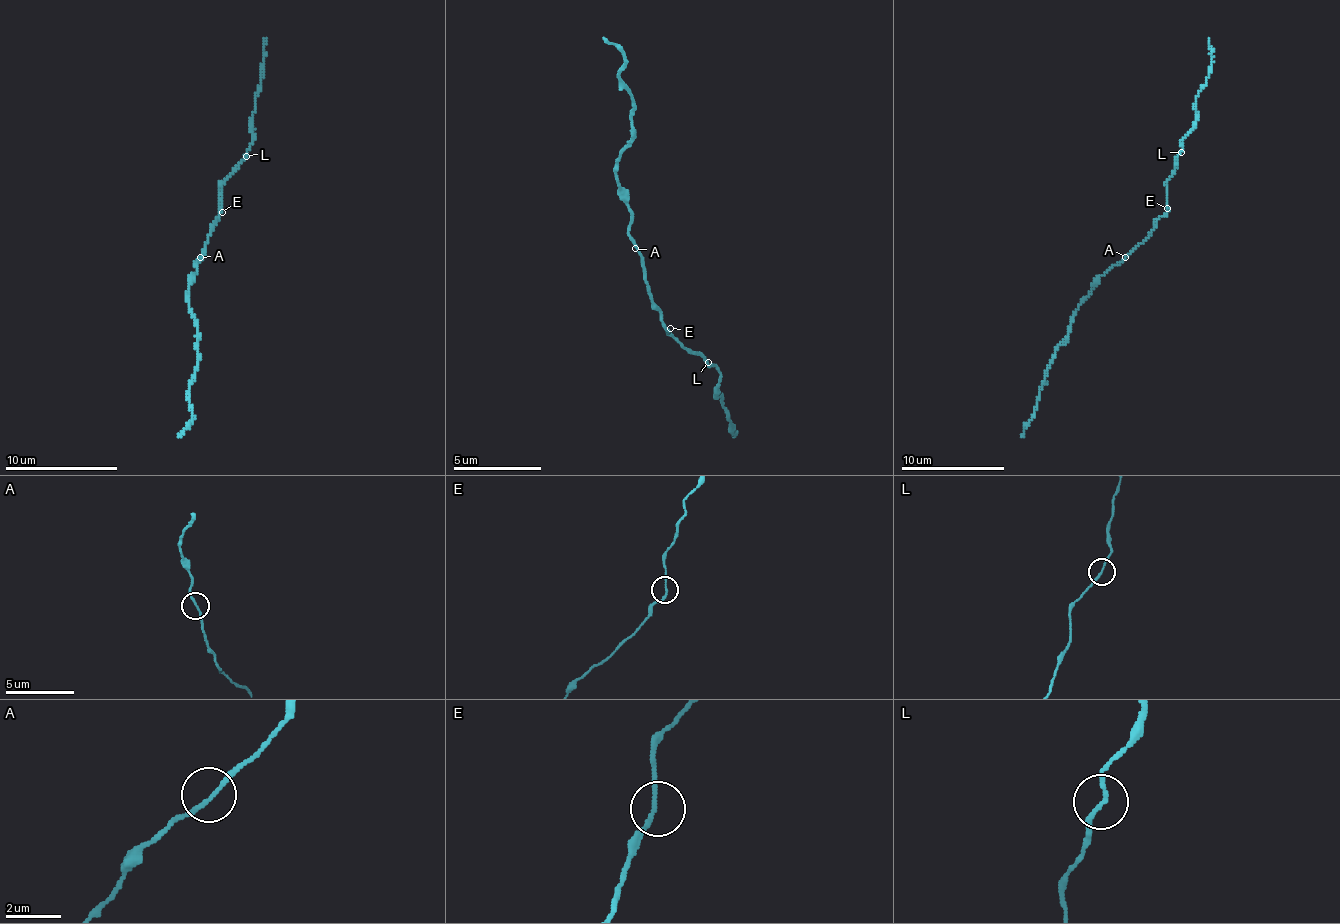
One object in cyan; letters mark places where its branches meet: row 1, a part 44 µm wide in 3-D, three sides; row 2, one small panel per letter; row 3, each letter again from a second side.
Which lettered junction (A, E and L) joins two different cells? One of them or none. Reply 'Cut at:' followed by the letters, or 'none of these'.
Cut at: none of these

